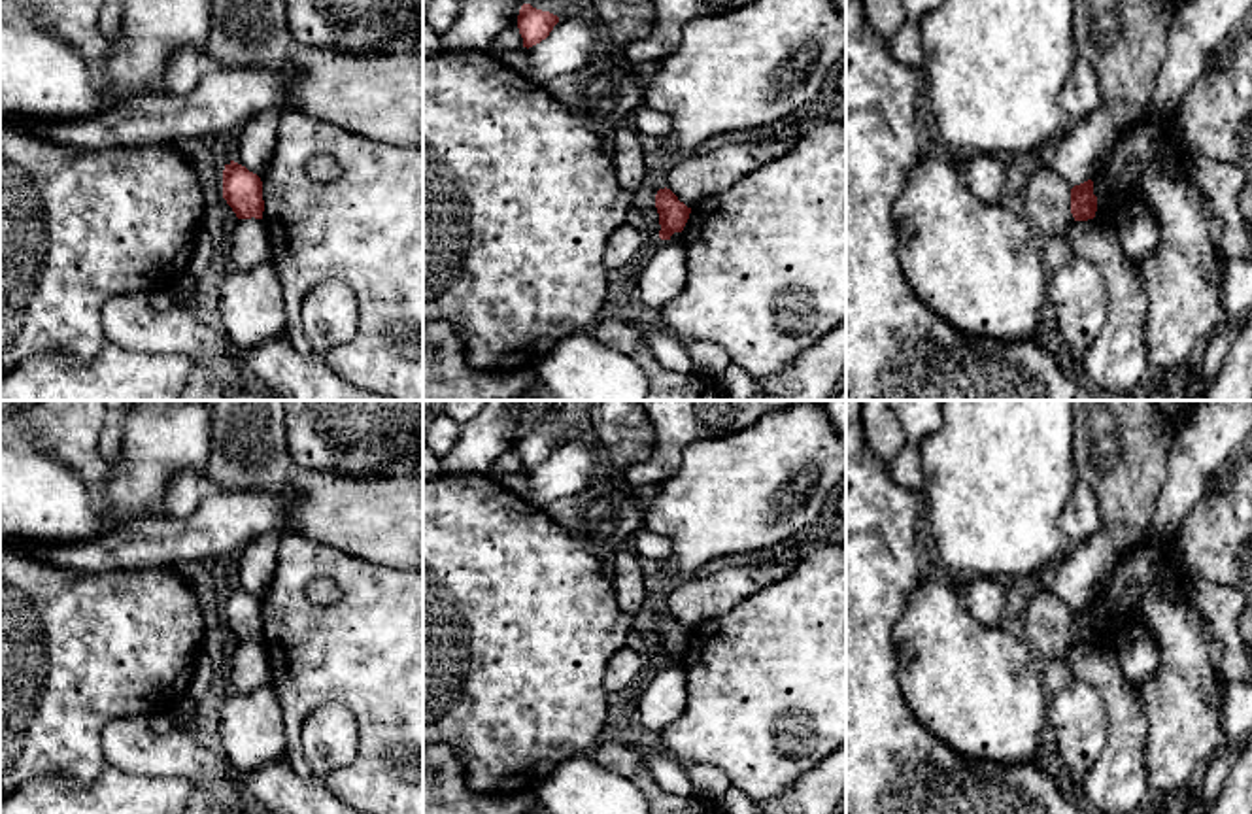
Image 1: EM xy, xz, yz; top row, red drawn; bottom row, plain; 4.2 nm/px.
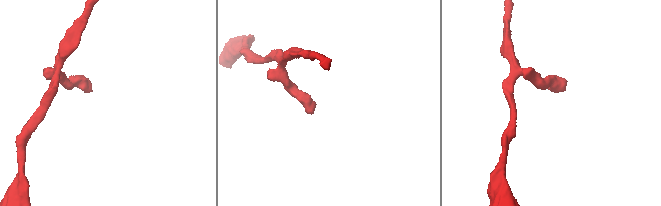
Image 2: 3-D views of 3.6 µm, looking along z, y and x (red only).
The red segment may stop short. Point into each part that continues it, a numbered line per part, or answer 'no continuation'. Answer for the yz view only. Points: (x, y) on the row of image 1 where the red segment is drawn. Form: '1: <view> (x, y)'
no continuation

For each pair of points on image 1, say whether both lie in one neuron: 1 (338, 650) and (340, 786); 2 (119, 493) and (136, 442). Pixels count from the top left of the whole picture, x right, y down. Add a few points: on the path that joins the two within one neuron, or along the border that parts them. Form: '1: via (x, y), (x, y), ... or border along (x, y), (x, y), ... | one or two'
1: via (371, 684), (371, 752) | one
2: via (133, 480), (136, 476), (136, 456) | one

